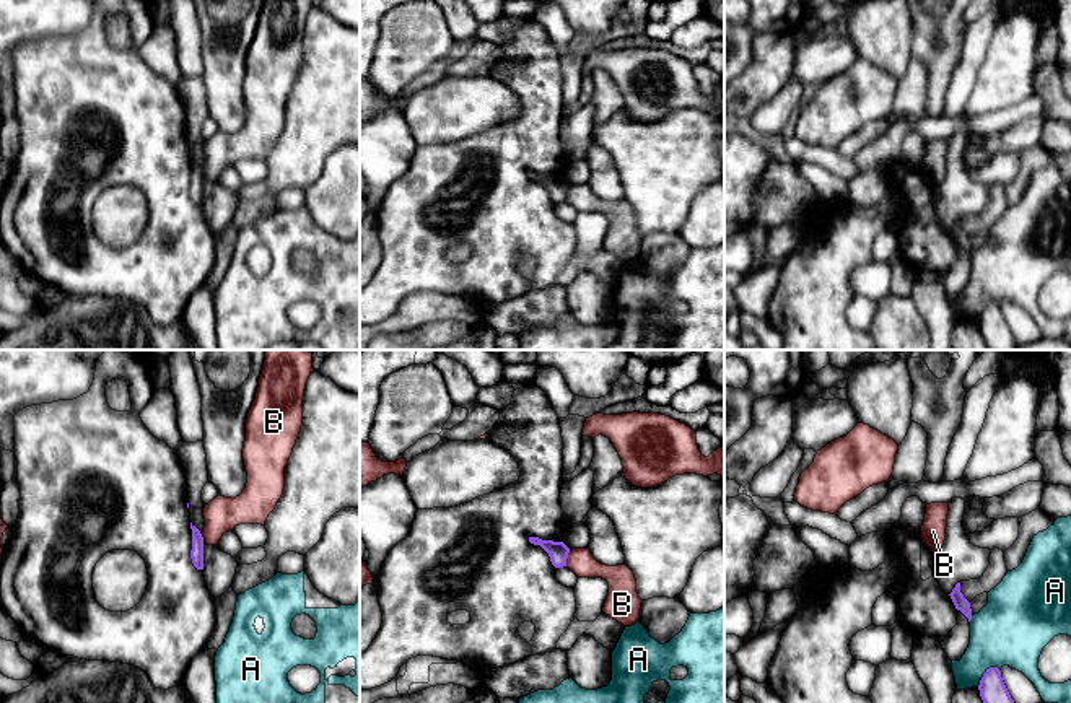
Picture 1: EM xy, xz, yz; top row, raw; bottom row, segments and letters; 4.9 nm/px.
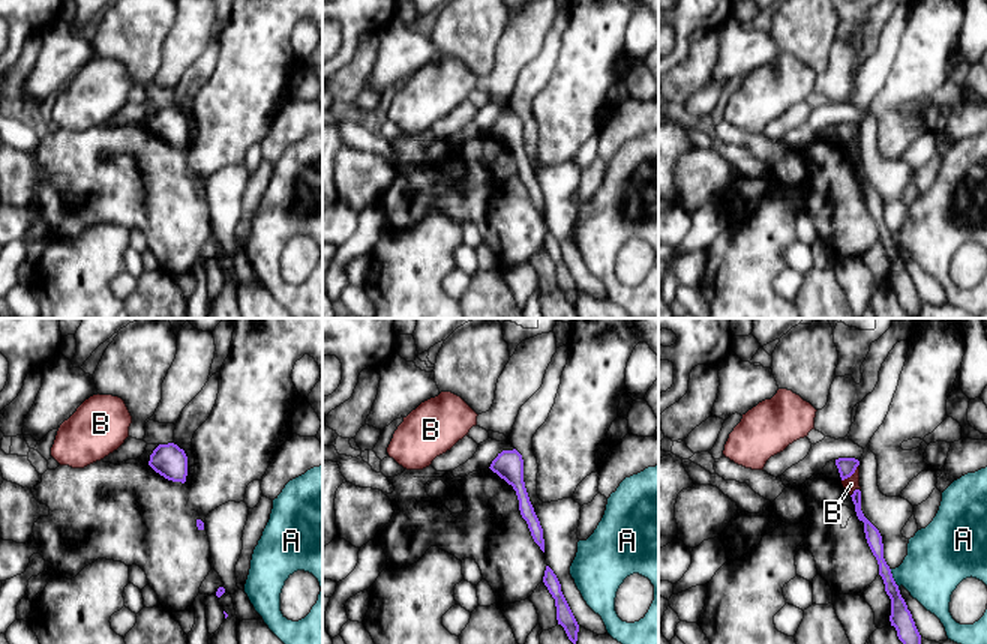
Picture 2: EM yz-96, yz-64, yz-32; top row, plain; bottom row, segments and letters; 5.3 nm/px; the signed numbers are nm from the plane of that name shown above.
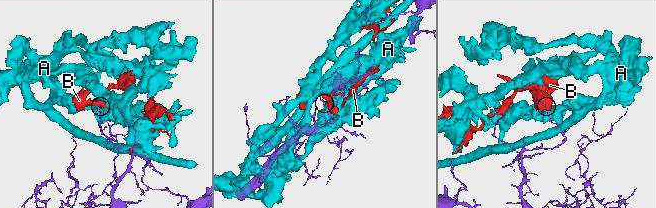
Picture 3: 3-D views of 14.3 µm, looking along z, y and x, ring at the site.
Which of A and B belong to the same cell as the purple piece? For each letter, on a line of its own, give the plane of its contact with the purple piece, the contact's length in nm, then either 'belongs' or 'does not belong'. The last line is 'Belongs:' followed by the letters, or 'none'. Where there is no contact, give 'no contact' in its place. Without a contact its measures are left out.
A: contact in yz; length 140 nm; does not belong
B: contact in xz; length 80 nm; does not belong
Belongs: none

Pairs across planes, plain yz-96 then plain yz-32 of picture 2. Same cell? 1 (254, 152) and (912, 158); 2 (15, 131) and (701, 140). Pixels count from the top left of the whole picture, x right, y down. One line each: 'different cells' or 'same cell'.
1: same cell
2: same cell

